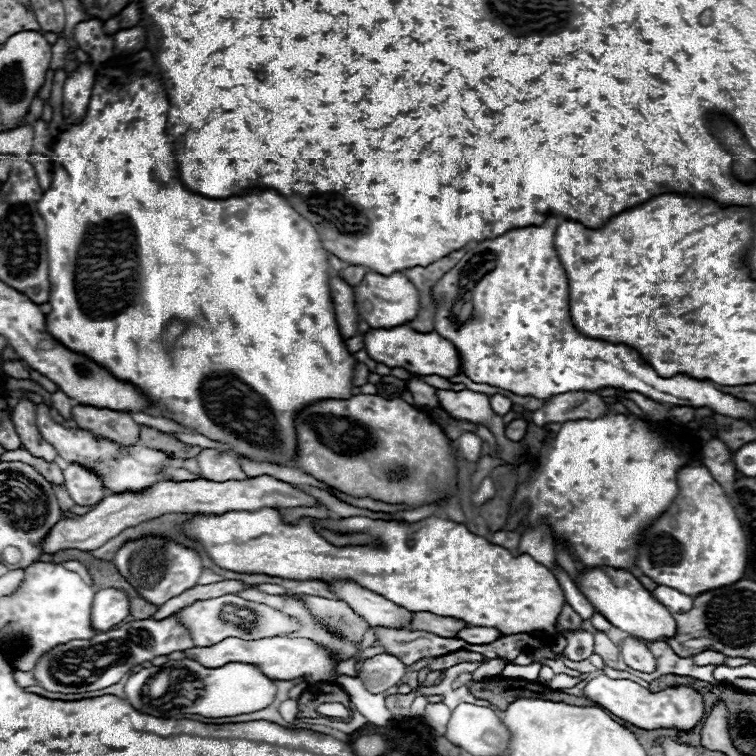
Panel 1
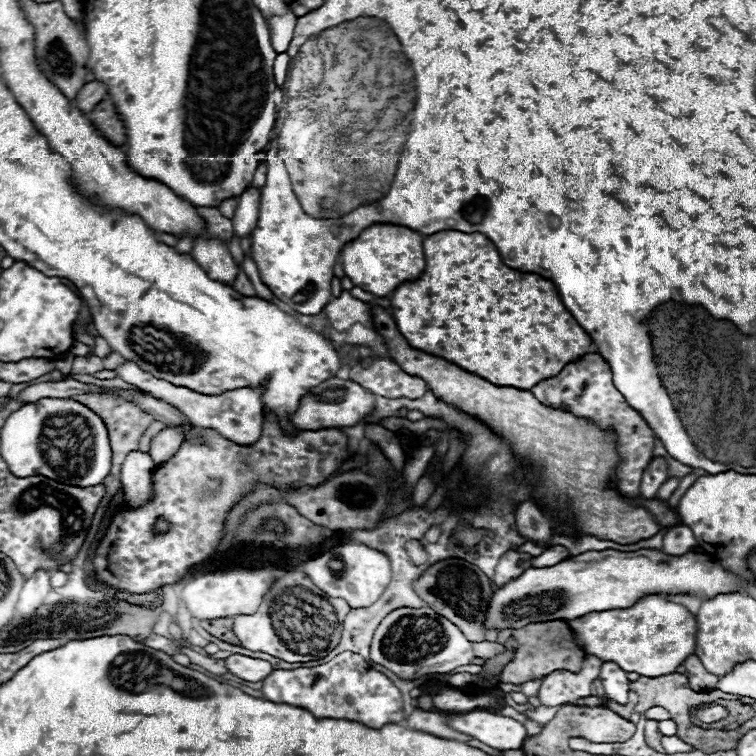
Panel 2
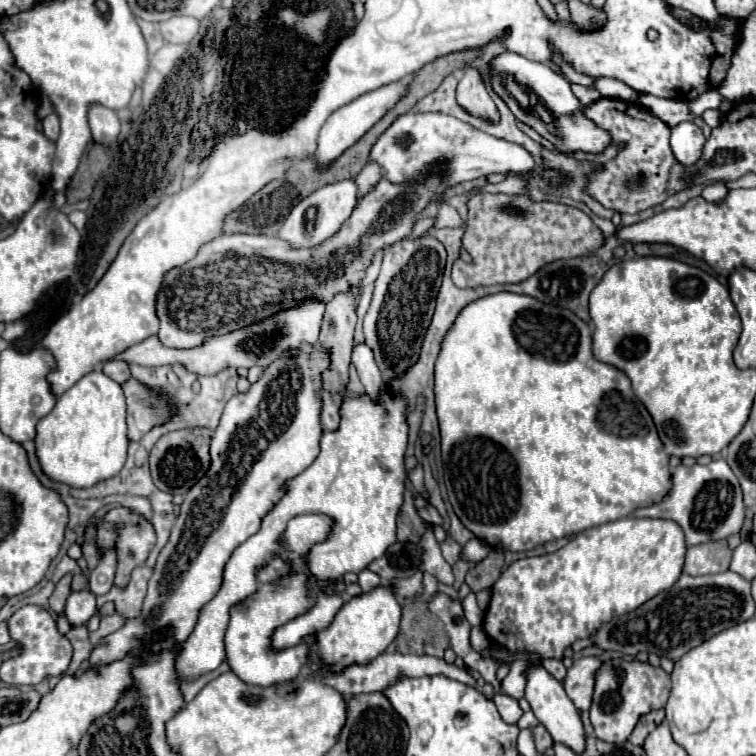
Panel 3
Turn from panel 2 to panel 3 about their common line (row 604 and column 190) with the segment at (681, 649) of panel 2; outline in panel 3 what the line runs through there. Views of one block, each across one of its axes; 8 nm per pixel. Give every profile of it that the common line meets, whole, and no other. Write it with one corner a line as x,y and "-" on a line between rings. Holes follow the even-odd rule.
384,388
380,404
374,404
366,394
344,400
340,418
340,428
336,432
322,434
318,458
288,482
286,496
262,520
260,530
232,552
224,566
220,590
208,604
204,604
204,608
200,608
192,634
180,642
180,652
176,656
176,676
180,682
196,680
202,674
216,670
226,660
224,632
228,628
230,608
252,596
260,586
256,572
274,556
284,554
282,538
292,518
302,514
326,514
334,522
326,540
314,544
306,554
308,572
316,580
342,578
346,572
358,574
396,542
396,516
402,506
406,478
406,404
400,394

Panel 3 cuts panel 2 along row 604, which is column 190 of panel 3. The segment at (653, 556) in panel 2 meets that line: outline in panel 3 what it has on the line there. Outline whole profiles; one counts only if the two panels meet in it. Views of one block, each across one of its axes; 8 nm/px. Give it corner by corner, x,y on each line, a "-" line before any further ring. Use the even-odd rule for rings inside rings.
304,344
304,348
296,348
296,352
268,364
248,392
230,398
210,440
210,468
188,490
170,540
158,556
142,618
128,620
120,630
104,636
90,654
92,666
124,658
140,644
142,636
164,626
172,626
176,642
188,638
200,608
218,592
224,564
234,548
258,532
260,520
284,496
280,484
316,460
320,432
324,432
320,420
322,374
328,368
330,352
318,344

